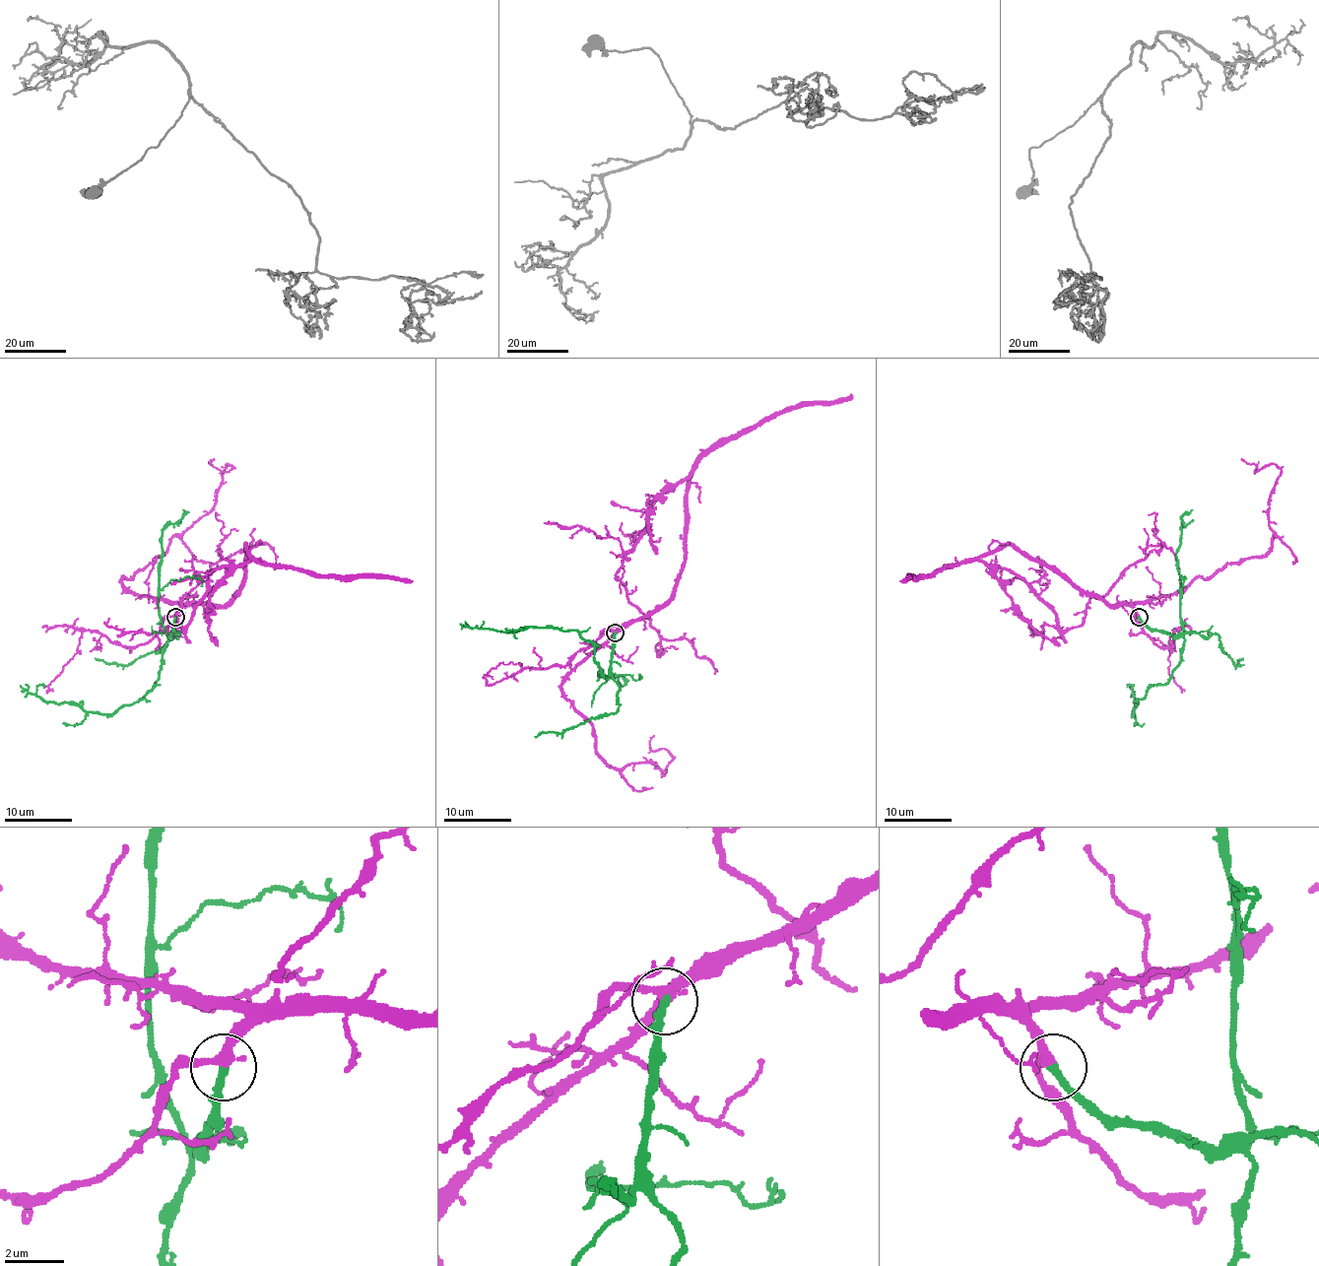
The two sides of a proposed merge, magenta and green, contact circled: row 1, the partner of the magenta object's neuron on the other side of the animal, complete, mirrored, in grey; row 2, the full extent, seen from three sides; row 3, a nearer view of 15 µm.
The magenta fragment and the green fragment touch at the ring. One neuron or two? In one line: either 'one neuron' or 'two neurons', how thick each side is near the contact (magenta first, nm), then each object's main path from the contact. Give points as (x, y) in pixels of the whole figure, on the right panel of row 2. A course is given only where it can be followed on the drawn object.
one neuron | 320/280 nm | magenta via (1138, 617), (1011, 546), (982, 558), (1018, 576), (1064, 631), (1150, 546), (1163, 544), (1179, 569) | green via (1138, 617), (1180, 635), (1184, 644), (1172, 676), (1152, 685), (1133, 713), (1138, 703), (1126, 685)

